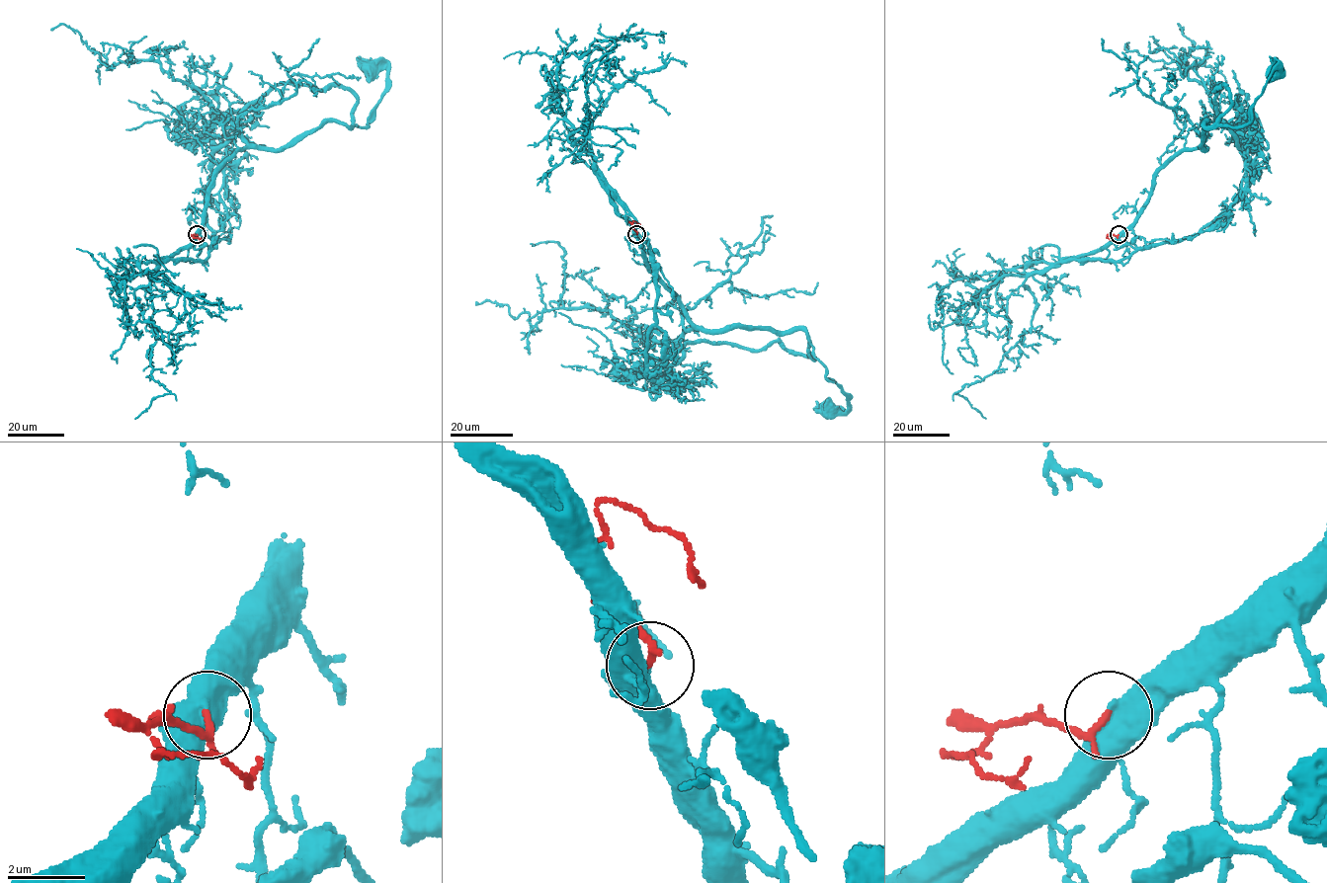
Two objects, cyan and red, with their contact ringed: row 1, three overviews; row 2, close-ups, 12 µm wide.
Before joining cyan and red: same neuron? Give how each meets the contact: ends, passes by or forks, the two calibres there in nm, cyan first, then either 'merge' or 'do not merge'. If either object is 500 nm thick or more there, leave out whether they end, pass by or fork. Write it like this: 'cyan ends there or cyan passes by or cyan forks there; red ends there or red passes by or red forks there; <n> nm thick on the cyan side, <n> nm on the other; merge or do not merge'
550 nm thick on the cyan side, 170 nm on the other; merge

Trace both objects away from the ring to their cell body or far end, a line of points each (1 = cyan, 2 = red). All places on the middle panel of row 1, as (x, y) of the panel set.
1: (637, 234), (647, 267), (697, 327), (803, 330), (827, 379), (846, 394), (845, 412), (827, 414), (830, 408)
2: (637, 234), (633, 221), (641, 228)

